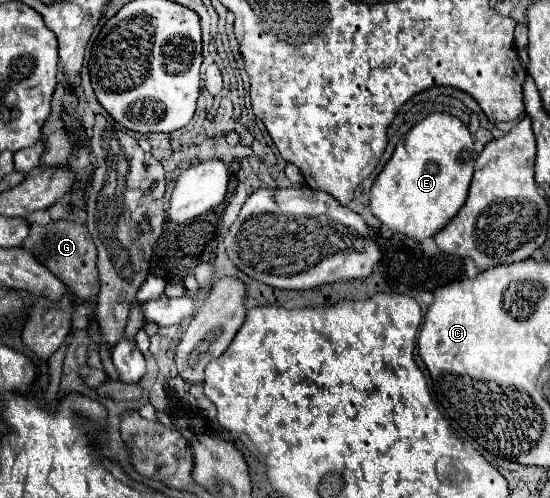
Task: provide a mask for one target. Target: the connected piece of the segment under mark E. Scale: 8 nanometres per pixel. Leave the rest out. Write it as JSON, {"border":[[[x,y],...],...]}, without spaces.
{"border":[[[430,114],[399,143],[370,190],[372,214],[392,232],[414,240],[432,238],[464,206],[474,172],[474,138],[450,114]]]}

